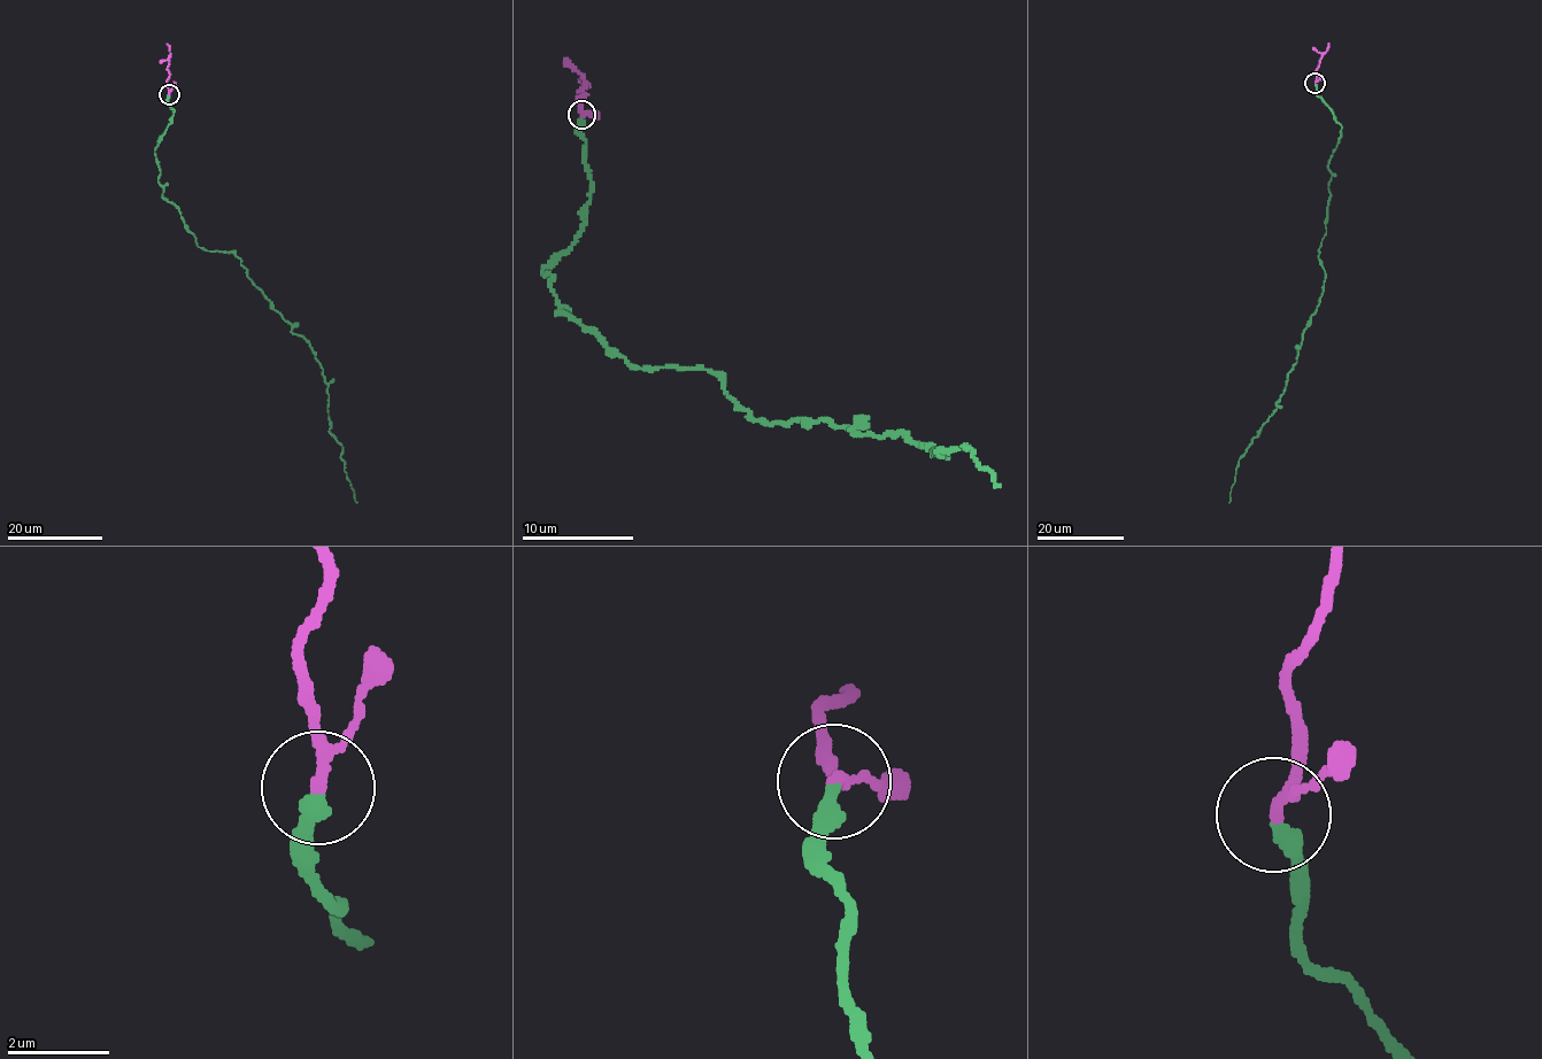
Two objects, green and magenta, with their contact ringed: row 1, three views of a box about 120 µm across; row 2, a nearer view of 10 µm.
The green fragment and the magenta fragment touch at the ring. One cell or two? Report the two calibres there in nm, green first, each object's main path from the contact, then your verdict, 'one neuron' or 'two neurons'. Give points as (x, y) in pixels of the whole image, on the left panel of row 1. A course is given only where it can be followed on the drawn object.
340/190 nm | green via (168, 95), (174, 113), (154, 151), (162, 195), (199, 246), (238, 257), (314, 350), (357, 502) | magenta via (168, 94), (170, 51), (167, 44) | one neuron

